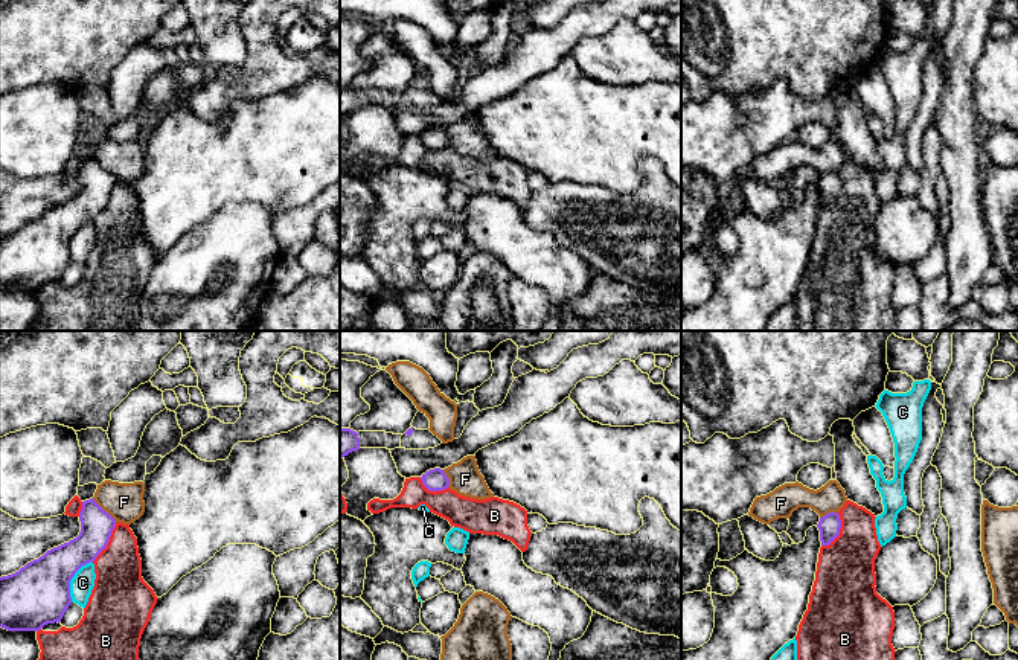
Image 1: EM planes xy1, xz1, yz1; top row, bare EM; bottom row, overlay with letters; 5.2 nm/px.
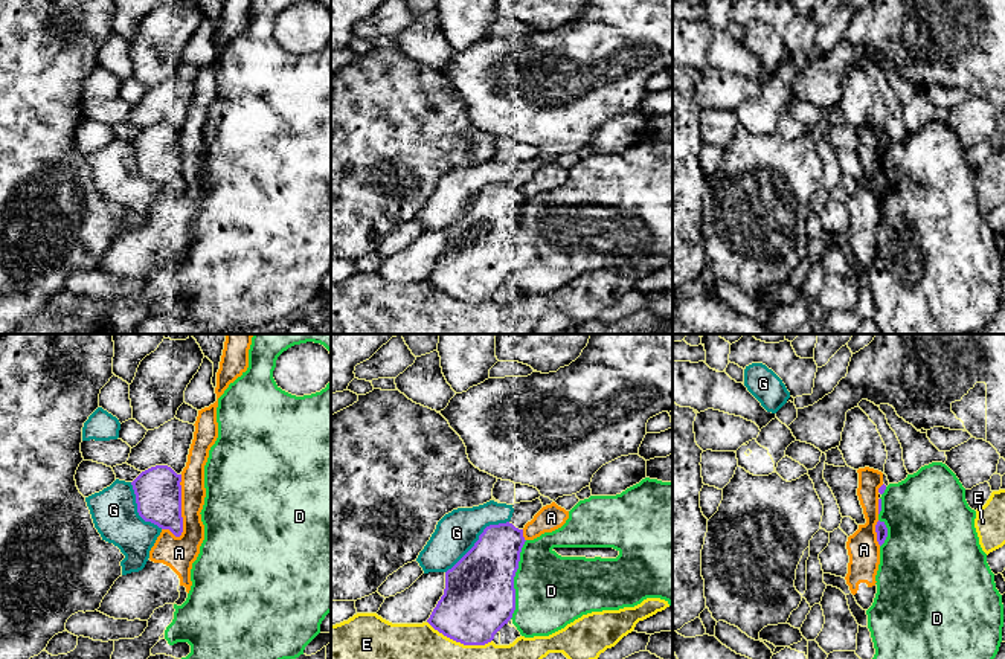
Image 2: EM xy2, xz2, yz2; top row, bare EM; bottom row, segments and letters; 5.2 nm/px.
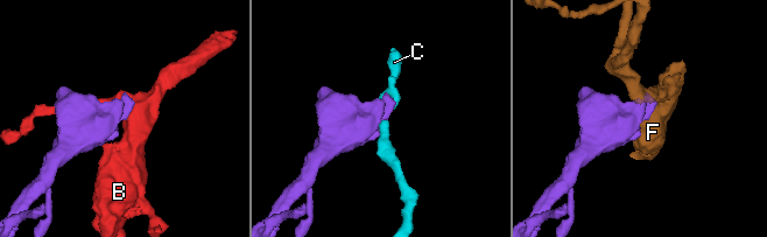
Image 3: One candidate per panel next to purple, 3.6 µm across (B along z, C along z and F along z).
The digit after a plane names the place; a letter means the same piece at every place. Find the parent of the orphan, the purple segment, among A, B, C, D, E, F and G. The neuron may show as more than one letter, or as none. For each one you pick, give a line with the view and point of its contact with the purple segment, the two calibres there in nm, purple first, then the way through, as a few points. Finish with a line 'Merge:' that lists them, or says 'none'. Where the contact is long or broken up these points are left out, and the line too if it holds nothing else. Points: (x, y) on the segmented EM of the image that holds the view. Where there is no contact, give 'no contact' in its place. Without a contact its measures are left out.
Merge: none

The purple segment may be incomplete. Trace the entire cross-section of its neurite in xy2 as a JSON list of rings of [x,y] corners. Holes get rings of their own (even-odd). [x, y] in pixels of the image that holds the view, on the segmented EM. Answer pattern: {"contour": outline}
{"contour": [[[168,465],[151,467],[131,482],[139,516],[175,537],[183,532],[180,482],[181,474]]]}

